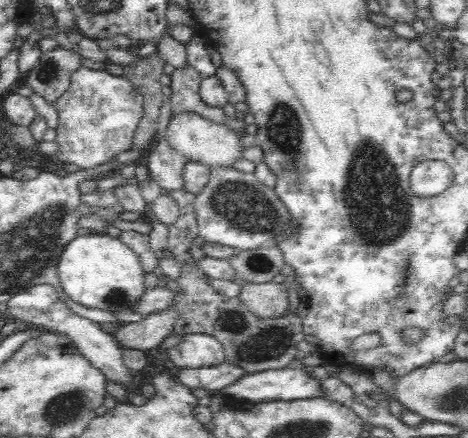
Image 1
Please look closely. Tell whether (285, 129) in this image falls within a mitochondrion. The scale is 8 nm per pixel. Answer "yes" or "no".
yes

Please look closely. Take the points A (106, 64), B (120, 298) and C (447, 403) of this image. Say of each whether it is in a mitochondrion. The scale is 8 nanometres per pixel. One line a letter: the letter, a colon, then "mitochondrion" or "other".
A: other
B: mitochondrion
C: mitochondrion

